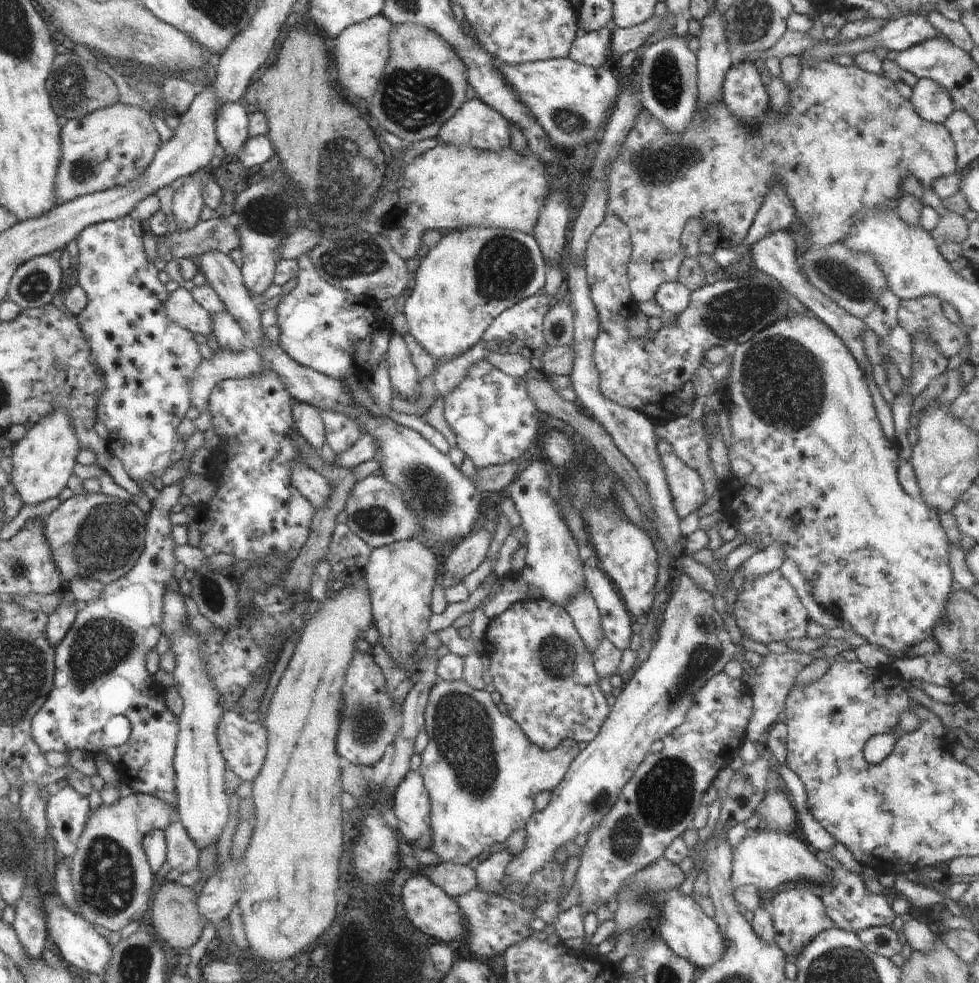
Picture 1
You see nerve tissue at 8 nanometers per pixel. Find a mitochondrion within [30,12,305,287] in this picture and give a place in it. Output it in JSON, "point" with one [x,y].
{"point":[70,85]}

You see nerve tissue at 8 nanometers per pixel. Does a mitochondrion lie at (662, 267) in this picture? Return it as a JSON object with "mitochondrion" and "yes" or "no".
{"mitochondrion":"no"}

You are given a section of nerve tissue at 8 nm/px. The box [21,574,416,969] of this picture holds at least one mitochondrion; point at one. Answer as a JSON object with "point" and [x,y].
{"point":[108,879]}

